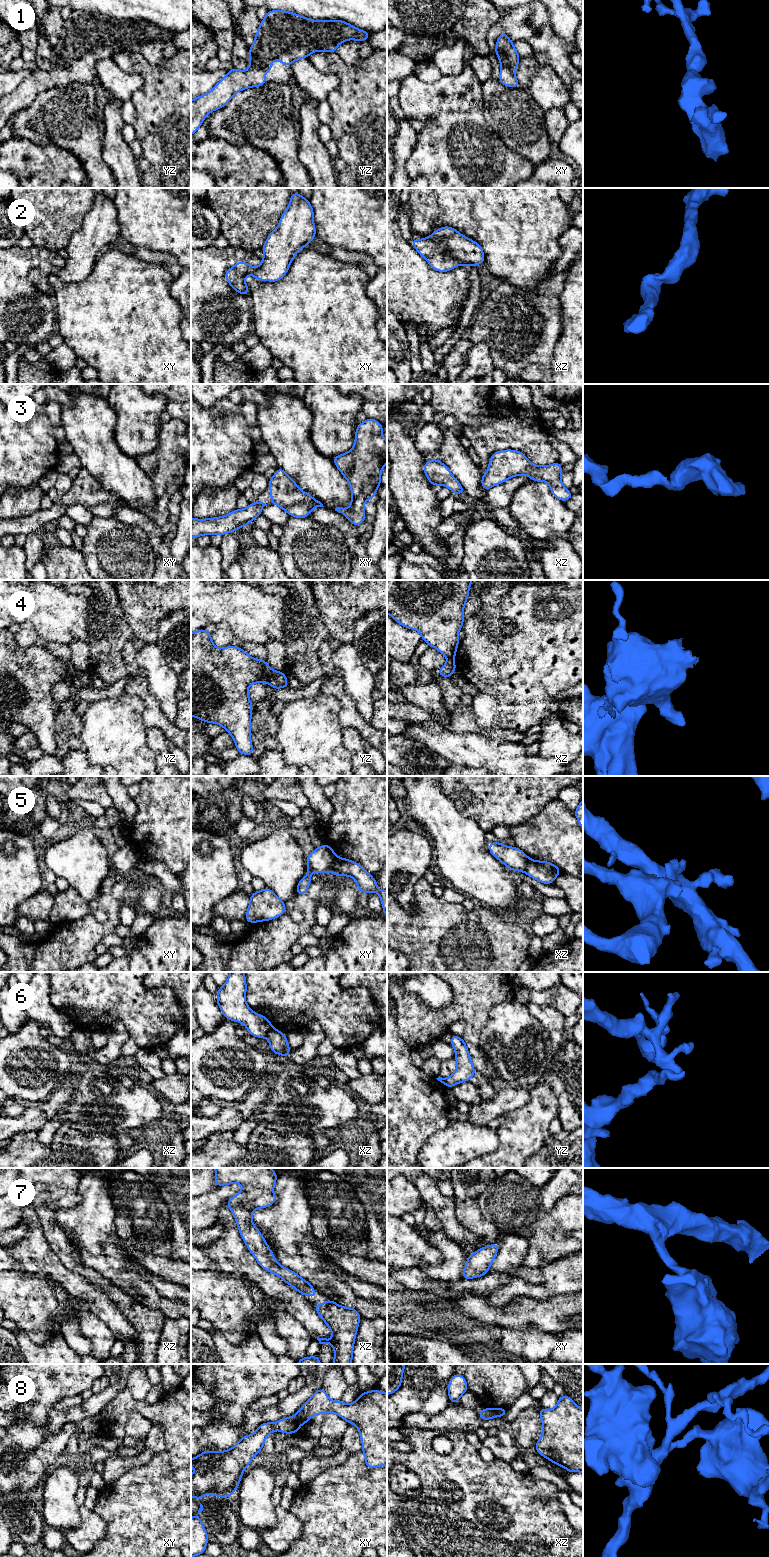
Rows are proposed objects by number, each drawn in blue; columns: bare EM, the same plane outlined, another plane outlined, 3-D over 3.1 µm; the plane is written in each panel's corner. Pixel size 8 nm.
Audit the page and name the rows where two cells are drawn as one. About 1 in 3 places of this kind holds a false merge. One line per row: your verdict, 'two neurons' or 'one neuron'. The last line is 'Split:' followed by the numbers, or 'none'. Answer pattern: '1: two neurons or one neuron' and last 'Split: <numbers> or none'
1: two neurons
2: one neuron
3: one neuron
4: two neurons
5: two neurons
6: two neurons
7: one neuron
8: two neurons
Split: 1, 4, 5, 6, 8

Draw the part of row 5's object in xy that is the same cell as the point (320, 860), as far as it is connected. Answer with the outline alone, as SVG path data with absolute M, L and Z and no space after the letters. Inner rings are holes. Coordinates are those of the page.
M324 844L315 848L310 855L306 856L308 871L306 875L298 882L296 895L298 896L307 894L309 885L312 882L312 872L331 873L331 866L336 858L336 853L328 844Z

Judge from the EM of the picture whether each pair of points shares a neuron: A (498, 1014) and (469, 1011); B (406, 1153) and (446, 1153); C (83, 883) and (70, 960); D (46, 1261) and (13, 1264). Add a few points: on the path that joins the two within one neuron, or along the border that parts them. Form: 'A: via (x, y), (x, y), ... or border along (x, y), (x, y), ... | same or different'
A: border along (509, 1000), (490, 1010), (480, 1035) | different
B: border along (432, 1134), (422, 1145), (416, 1157) | different
C: border along (100, 895), (89, 902) | different
D: border along (10, 1254), (25, 1270) | different

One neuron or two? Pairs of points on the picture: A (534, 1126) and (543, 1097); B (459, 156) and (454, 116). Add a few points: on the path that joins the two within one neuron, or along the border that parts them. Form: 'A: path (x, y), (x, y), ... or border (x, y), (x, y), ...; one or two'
A: path (534, 1119), (542, 1104); one
B: path (459, 146), (459, 126); one

